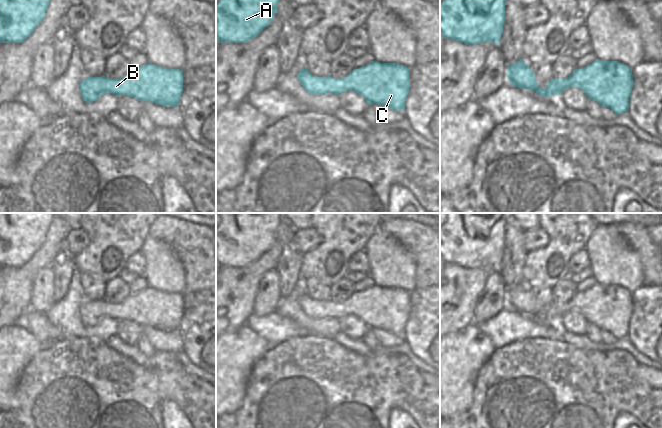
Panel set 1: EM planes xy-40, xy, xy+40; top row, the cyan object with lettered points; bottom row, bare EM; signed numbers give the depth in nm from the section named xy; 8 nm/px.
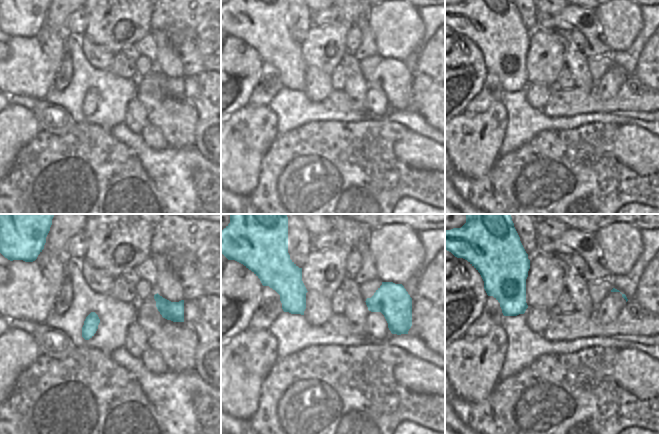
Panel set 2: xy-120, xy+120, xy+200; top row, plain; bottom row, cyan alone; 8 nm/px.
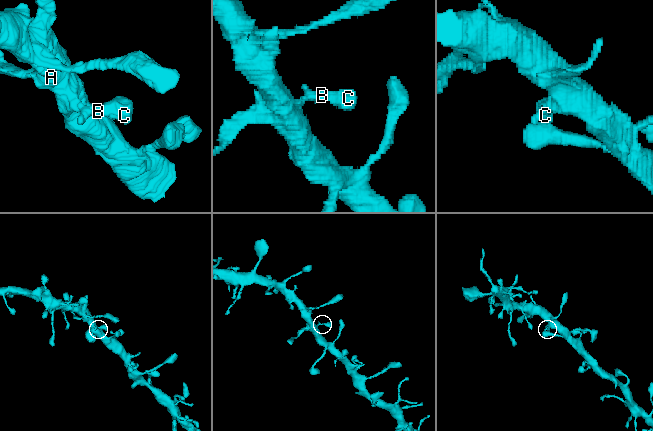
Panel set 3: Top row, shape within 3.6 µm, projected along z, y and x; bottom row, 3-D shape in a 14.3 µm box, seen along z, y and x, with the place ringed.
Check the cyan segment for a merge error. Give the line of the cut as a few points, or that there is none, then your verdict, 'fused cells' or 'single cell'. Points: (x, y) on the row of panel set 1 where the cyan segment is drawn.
cut none; single cell

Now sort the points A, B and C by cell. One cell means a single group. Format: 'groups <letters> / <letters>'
groups A B C

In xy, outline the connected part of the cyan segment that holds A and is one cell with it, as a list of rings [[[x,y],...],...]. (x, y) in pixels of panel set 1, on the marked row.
[[[219,0],[216,38],[219,43],[246,43],[273,20],[279,0]]]

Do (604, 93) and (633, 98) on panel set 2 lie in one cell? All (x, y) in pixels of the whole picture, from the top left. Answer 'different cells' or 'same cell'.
different cells

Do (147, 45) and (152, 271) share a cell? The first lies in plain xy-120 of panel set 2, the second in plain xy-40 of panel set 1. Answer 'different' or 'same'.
different

